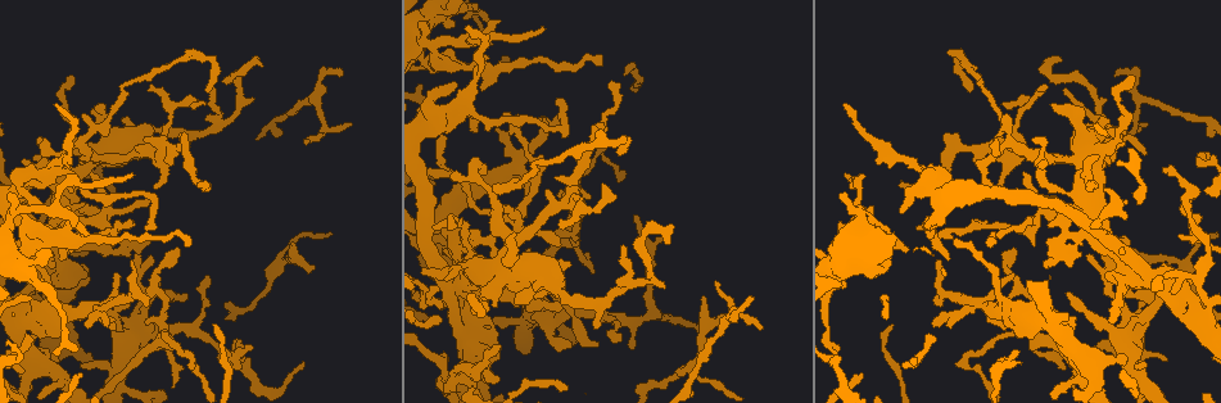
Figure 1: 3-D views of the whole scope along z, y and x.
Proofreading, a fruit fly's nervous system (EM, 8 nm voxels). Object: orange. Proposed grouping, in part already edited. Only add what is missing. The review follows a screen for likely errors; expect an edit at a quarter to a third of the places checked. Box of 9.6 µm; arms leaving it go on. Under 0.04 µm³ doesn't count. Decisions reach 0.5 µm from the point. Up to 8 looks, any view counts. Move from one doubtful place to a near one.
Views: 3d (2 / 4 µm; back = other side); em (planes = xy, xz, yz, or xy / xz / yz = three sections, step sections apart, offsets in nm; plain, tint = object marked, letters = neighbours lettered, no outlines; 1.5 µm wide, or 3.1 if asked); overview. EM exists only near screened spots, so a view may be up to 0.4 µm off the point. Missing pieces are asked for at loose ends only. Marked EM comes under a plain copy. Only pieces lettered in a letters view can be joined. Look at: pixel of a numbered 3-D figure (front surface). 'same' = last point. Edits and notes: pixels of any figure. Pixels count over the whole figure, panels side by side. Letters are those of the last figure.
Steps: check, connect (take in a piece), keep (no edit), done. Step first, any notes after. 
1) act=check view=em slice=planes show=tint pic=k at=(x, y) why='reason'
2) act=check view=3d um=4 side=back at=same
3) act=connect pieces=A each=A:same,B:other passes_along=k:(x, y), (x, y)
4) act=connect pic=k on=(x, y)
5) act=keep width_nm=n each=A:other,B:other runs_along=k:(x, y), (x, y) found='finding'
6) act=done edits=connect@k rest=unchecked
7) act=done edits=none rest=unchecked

act=check view=em slice=xy step=4 show=letters pic=1 at=(751, 295) why='an open end'

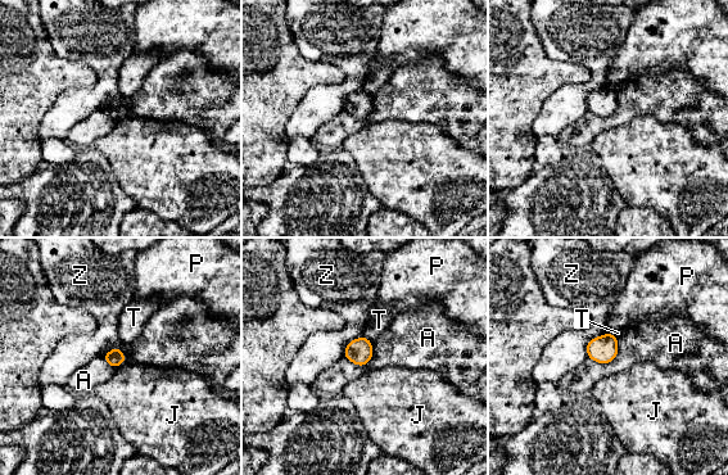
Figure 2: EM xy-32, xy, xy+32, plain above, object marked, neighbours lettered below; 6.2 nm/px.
act=keep longest_contact=A:240nm each=A:other,J:other,P:other,T:other,Z:other found='no lettered piece goes on from it'

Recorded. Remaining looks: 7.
act=check view=em slice=planes show=letters pic=1 at=(1164, 169) why='free end'

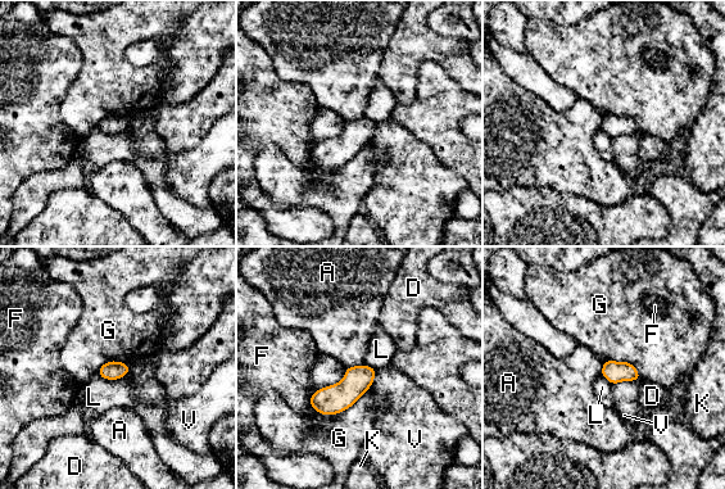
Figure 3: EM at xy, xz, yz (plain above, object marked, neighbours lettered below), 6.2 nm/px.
act=keep each=A:other,D:other,F:other,G:other,K:other,L:other,V:other found='none of them fits'

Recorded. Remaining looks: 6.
act=check view=3d um=4 pic=1 at=(586, 252) why='branch stops here'

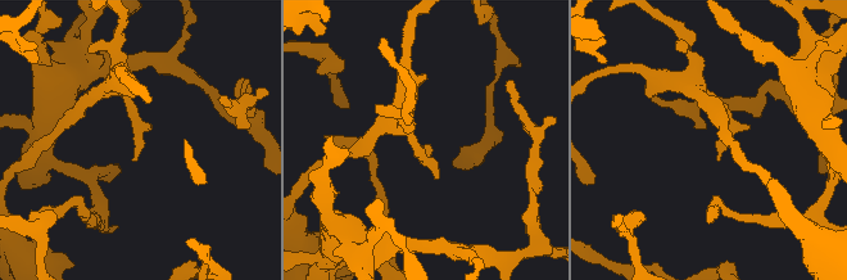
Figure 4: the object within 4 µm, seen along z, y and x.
act=check view=em slice=planes show=letters pic=4 at=(719, 158) why='shape alone is not enough'

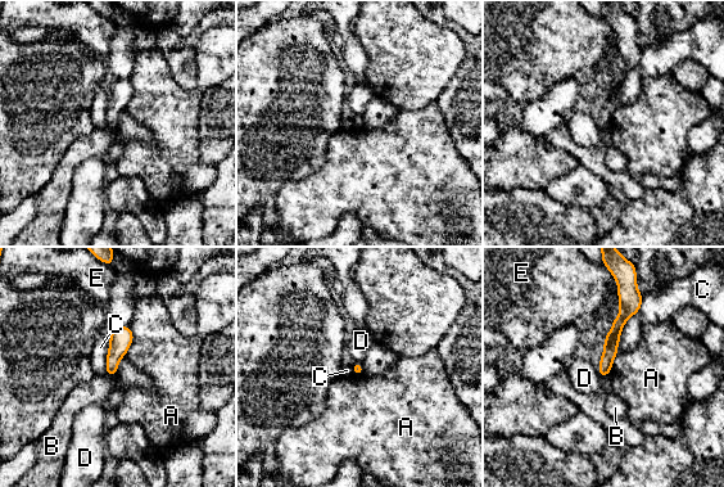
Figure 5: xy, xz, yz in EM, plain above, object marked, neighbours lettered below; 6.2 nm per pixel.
act=keep longest_contact=C:400nm each=A:other,B:other,C:other,D:other,E:other border=5:(130, 327), (132, 342), (125, 355) found='no lettered piece goes on from it'

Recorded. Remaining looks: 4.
act=done edits=none rest=unchecked

